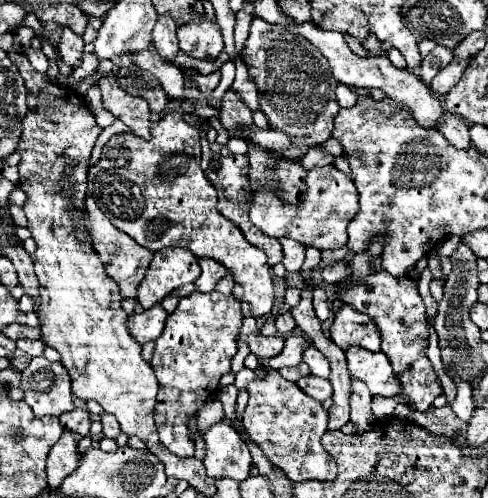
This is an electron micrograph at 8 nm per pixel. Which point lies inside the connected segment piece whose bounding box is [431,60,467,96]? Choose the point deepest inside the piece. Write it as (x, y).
(447, 78)

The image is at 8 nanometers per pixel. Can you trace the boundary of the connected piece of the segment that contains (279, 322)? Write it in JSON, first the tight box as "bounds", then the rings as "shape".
{"bounds":[275,312,295,336],"shape":[[[289,312],[277,314],[277,316],[275,316],[275,326],[277,326],[277,332],[279,332],[281,336],[287,336],[287,334],[291,334],[291,330],[295,328],[295,320],[293,320],[293,316],[291,316]]]}

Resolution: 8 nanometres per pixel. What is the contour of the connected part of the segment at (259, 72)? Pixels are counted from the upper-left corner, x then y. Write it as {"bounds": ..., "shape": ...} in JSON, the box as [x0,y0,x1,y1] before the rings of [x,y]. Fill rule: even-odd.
{"bounds":[243,18,339,166],"shape":[[[253,18],[249,38],[243,48],[243,62],[249,68],[251,78],[259,88],[261,112],[269,118],[271,128],[283,130],[293,136],[293,148],[287,152],[275,152],[271,166],[277,158],[301,158],[309,146],[325,142],[333,132],[333,118],[339,112],[335,98],[337,80],[331,76],[327,58],[307,44],[307,40],[293,38],[291,32],[275,28],[261,18]]]}

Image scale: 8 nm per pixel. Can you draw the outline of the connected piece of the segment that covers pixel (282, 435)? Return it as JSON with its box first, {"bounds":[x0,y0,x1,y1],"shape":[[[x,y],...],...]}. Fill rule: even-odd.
{"bounds":[243,370,337,482],"shape":[[[263,370],[265,376],[247,386],[249,404],[243,412],[243,426],[247,434],[293,482],[333,480],[337,476],[337,464],[321,444],[321,436],[327,430],[327,410],[323,410],[317,400],[303,394],[295,382],[279,376],[277,370]]]}

